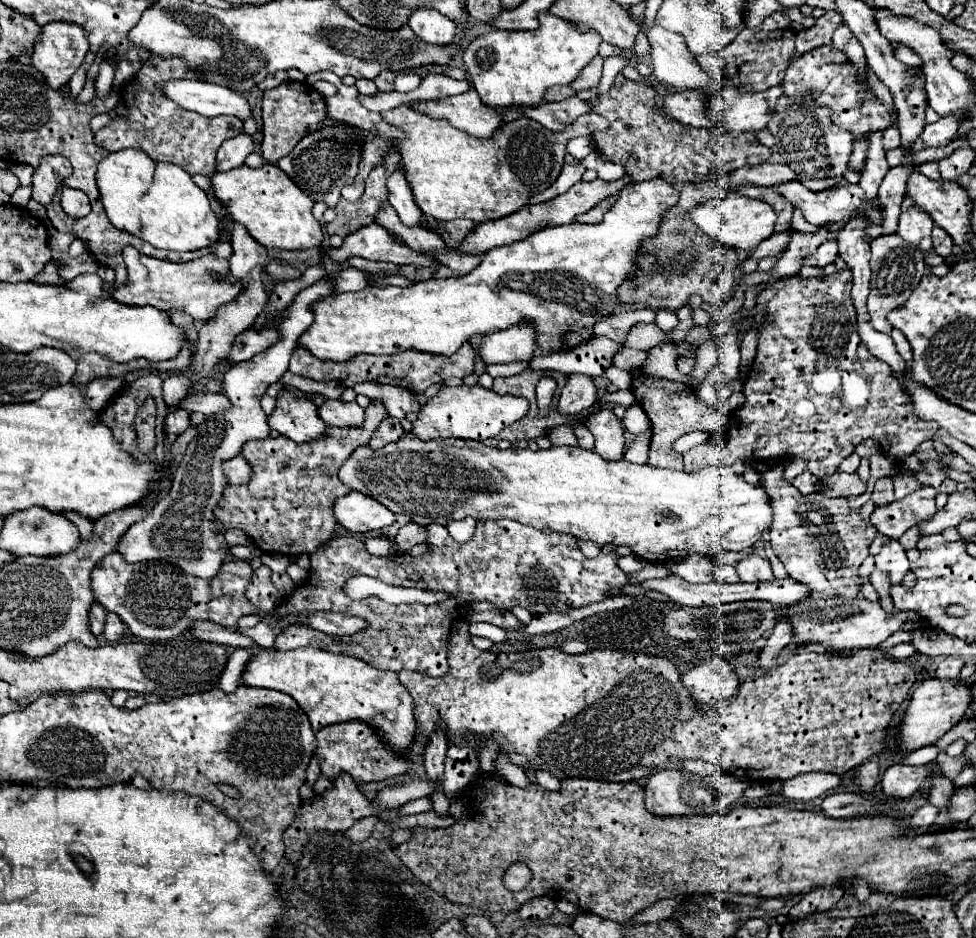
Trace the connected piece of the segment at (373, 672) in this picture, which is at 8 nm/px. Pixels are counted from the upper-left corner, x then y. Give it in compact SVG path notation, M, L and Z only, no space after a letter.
M295 648L289 652L259 650L243 672L241 684L257 688L273 688L293 696L311 720L313 730L339 722L367 722L377 732L379 740L397 756L407 756L415 738L413 698L401 686L395 672L373 668L353 656L331 654L319 648Z

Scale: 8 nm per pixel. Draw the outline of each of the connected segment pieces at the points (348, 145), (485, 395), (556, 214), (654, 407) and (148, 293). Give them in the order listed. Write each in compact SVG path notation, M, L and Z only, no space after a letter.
M345 128L317 130L315 134L303 138L289 156L281 158L277 166L315 202L323 200L327 206L335 208L341 198L341 188L351 184L359 172L361 162L361 138Z
M441 386L439 392L419 410L417 420L413 422L413 434L421 440L433 438L465 438L465 440L487 440L495 438L505 426L521 420L529 410L529 402L525 398L505 394L499 396L493 390L483 386L459 386L447 388Z
M625 174L623 178L619 180L613 180L613 182L605 182L605 180L593 180L593 182L577 182L575 186L571 186L571 190L567 190L565 194L549 200L549 202L543 202L543 204L537 204L537 206L525 206L521 208L519 212L515 214L509 214L505 218L499 218L499 220L491 220L491 222L483 222L483 224L477 224L475 230L465 238L465 242L459 246L459 252L463 254L485 254L489 252L491 248L495 246L505 246L505 244L513 244L517 240L525 240L529 234L533 234L535 230L543 228L543 226L561 226L561 224L571 224L575 220L575 216L591 210L593 206L597 206L597 202L601 202L603 198L607 196L615 196L619 194L621 188L633 184L631 182L631 176Z
M635 372L631 380L631 392L635 394L641 408L647 412L653 428L651 438L651 452L649 452L649 466L657 468L671 468L671 470L683 470L683 458L681 454L675 454L671 450L675 438L693 432L693 430L705 430L705 432L717 432L730 422L730 417L722 415L719 410L707 406L693 388L685 384L677 384L673 380L665 378L653 378L645 372Z
M127 246L125 266L127 266L127 284L117 290L109 288L109 294L115 300L123 304L131 304L131 306L151 304L165 312L183 310L185 314L201 322L213 318L219 306L233 302L243 290L243 284L229 272L229 262L215 258L213 254L207 254L203 258L197 258L185 264L175 264L175 262L143 256L137 248Z

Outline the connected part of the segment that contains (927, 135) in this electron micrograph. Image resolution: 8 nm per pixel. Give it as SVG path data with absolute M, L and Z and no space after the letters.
M941 118L935 124L927 124L923 134L911 148L913 150L923 150L923 148L931 148L931 146L941 148L957 138L959 138L959 118Z

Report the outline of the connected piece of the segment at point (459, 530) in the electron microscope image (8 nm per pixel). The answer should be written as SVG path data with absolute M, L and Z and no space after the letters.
M463 518L463 520L454 520L447 524L449 534L457 542L467 542L475 533L477 521L474 518Z

